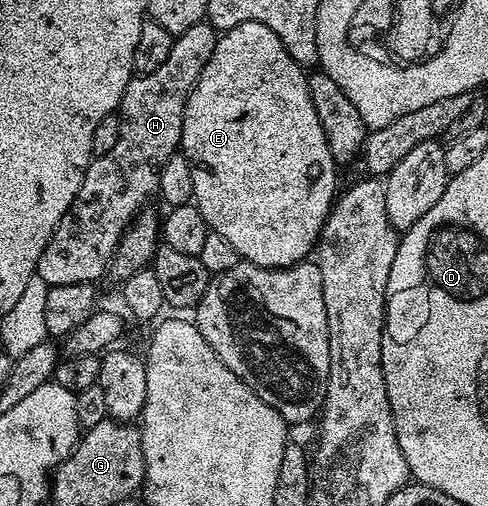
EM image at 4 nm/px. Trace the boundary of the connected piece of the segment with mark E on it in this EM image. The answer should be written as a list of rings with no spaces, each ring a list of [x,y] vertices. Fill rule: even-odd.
[[[256,22],[237,24],[231,30],[224,30],[218,35],[213,48],[213,56],[209,56],[197,84],[192,88],[191,95],[187,97],[183,113],[181,153],[189,160],[193,172],[194,205],[199,207],[210,233],[225,236],[225,240],[233,244],[233,248],[239,253],[242,261],[269,269],[288,267],[302,262],[310,255],[307,254],[310,250],[312,253],[316,249],[319,235],[323,232],[323,224],[331,214],[331,207],[337,197],[337,189],[335,190],[337,164],[329,152],[329,144],[325,140],[321,120],[317,120],[317,112],[313,112],[313,100],[309,96],[307,79],[308,75],[304,67],[295,63],[293,56],[289,56],[285,44],[281,44],[281,40],[277,40],[277,36],[269,32],[265,24]]]

